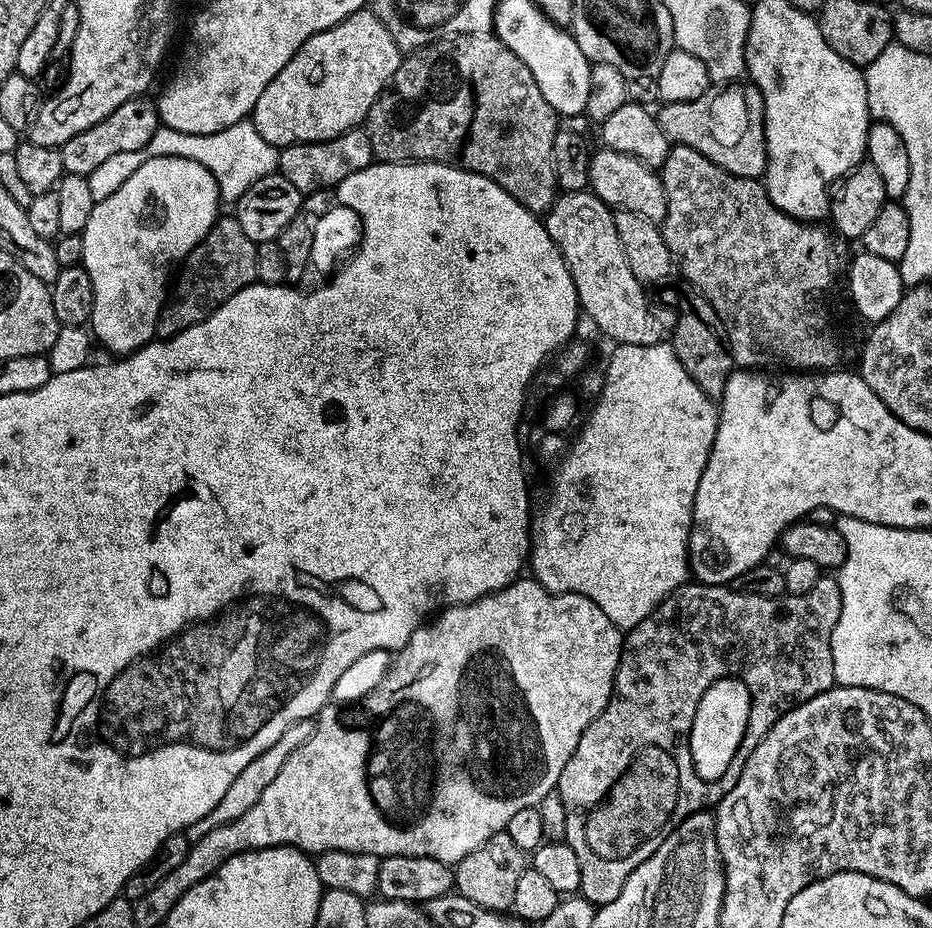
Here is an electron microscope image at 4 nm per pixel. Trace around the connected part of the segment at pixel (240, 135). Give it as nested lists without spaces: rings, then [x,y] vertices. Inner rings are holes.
[[[251,119],[239,120],[234,126],[226,126],[226,130],[214,134],[182,134],[182,130],[170,130],[161,126],[142,146],[142,150],[129,150],[123,154],[114,154],[107,162],[101,162],[97,168],[87,177],[90,182],[90,192],[94,194],[96,201],[110,198],[142,162],[150,162],[150,158],[159,156],[182,156],[196,162],[202,162],[214,174],[214,178],[220,183],[220,197],[223,201],[235,202],[258,182],[258,178],[266,178],[277,171],[280,154],[279,151],[258,134]]]

